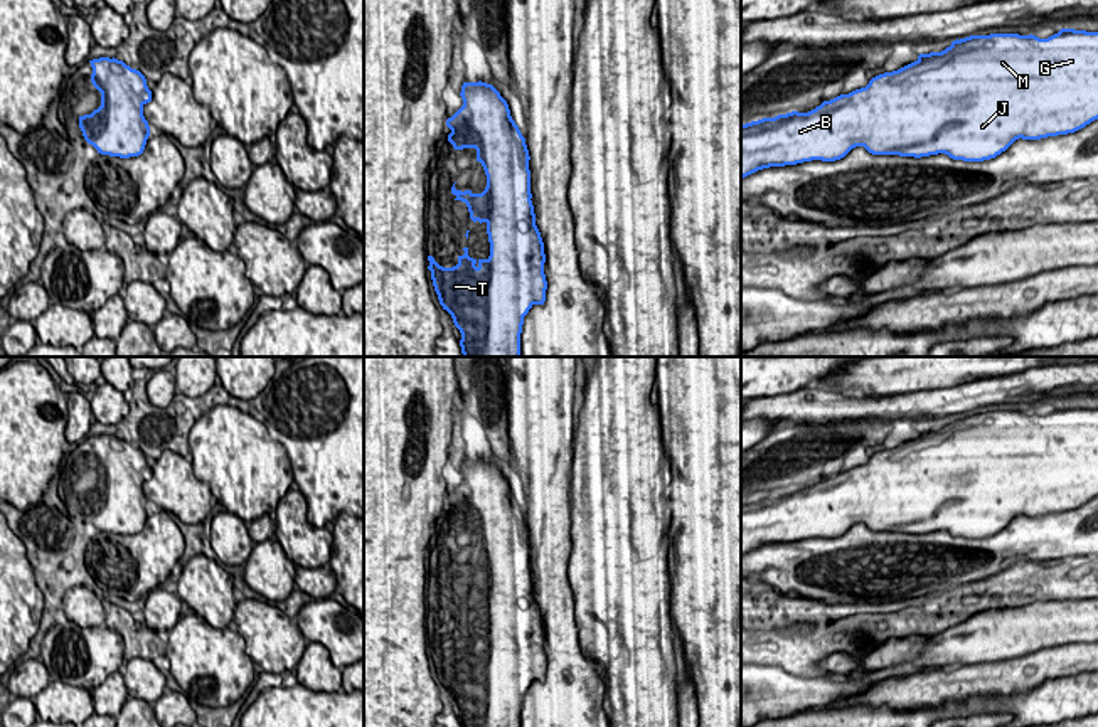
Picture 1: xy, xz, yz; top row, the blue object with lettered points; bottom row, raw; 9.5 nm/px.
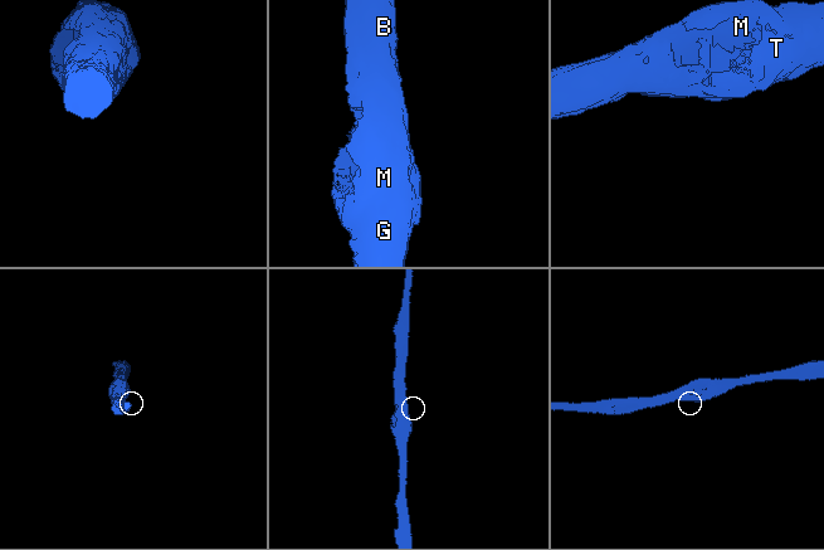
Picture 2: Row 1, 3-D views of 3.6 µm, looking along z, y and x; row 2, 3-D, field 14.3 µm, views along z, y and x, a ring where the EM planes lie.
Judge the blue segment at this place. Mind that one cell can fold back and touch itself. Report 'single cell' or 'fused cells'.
single cell

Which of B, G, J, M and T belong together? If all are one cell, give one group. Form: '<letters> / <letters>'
B G J M T

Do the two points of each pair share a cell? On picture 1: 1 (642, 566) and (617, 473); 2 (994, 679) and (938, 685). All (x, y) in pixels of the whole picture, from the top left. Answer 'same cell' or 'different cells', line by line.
1: same cell
2: same cell

